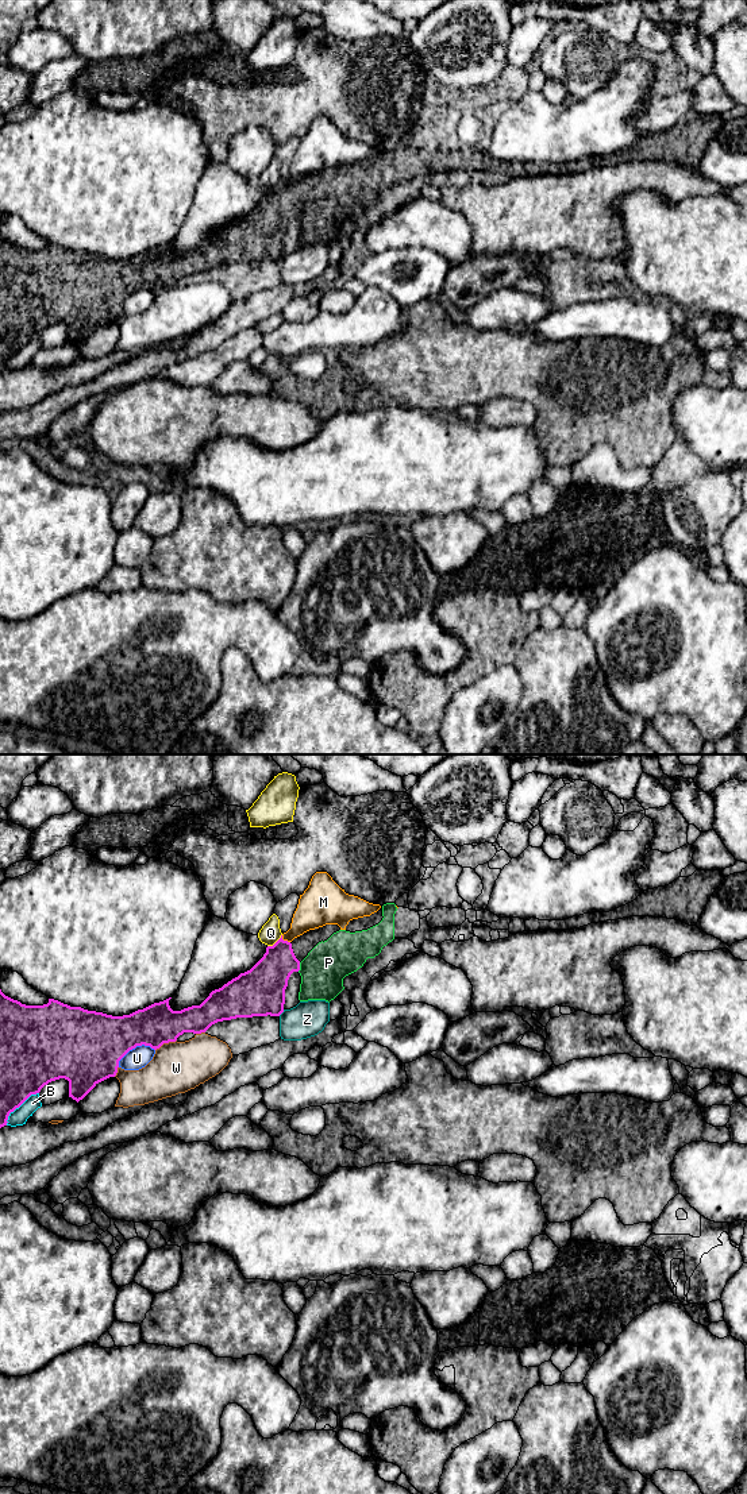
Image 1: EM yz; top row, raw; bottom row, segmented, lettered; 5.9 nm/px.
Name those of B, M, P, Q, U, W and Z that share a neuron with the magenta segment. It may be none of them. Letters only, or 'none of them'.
P

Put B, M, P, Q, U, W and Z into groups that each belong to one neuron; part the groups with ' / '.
B / M / P / Q / U / W / Z

